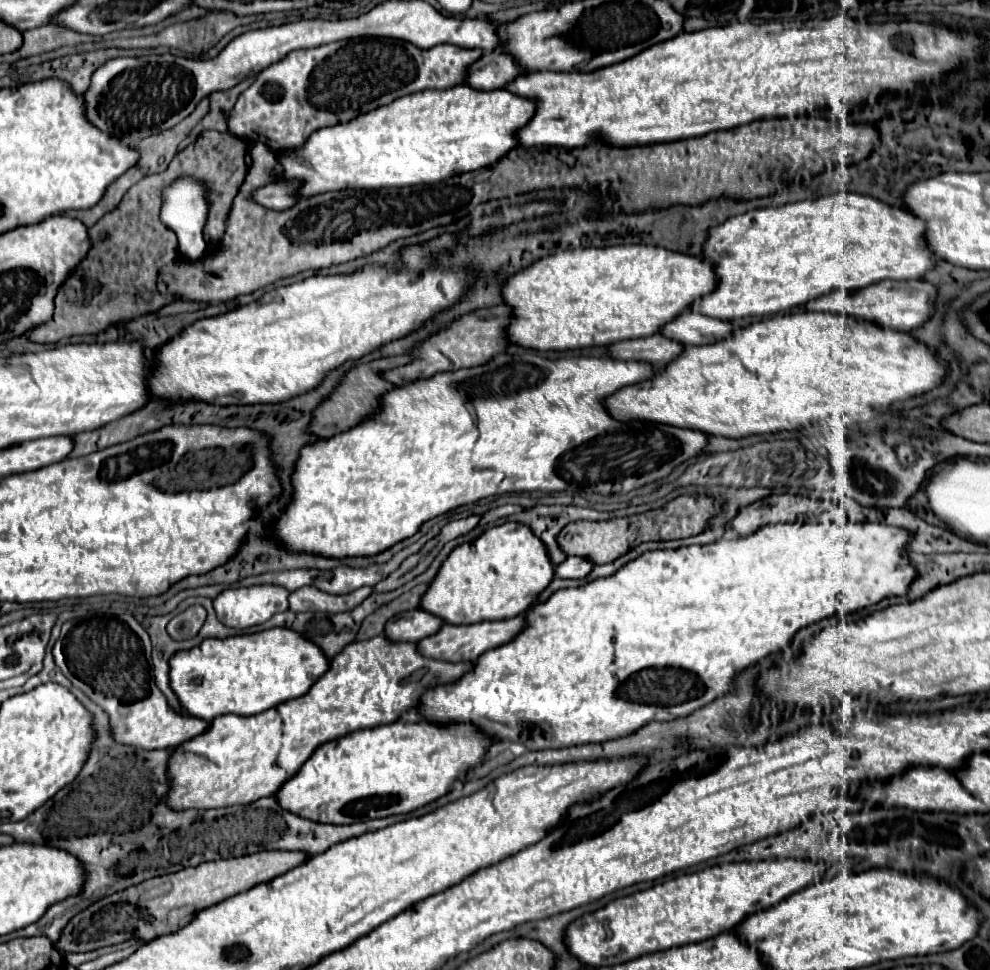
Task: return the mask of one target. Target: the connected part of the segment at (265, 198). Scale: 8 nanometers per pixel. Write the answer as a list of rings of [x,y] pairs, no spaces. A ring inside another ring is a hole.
[[[278,182],[278,184],[260,186],[258,190],[254,190],[254,194],[250,194],[250,198],[254,198],[254,202],[270,210],[286,210],[298,202],[296,190],[298,182]]]

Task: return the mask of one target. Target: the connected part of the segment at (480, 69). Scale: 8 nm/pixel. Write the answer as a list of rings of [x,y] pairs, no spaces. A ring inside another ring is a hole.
[[[484,52],[480,60],[466,68],[464,84],[474,90],[496,90],[520,74],[518,64],[504,52]]]

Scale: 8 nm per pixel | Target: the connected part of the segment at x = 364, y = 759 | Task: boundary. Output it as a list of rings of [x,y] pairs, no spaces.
[[[394,722],[372,730],[358,730],[318,746],[302,764],[298,774],[280,786],[274,798],[278,798],[278,804],[284,810],[322,824],[354,824],[390,814],[406,814],[444,796],[460,774],[474,768],[482,760],[482,754],[490,744],[490,738],[484,738],[478,730],[474,730],[474,726],[468,724],[436,726],[430,722]]]

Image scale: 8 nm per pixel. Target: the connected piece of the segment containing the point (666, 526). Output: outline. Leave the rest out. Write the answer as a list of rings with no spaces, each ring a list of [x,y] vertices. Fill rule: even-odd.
[[[680,496],[658,510],[628,518],[612,518],[606,522],[570,522],[558,534],[558,544],[568,556],[590,558],[594,564],[606,564],[622,556],[632,546],[638,546],[648,540],[676,540],[700,534],[706,528],[706,520],[718,512],[718,506],[712,498],[704,496]]]

